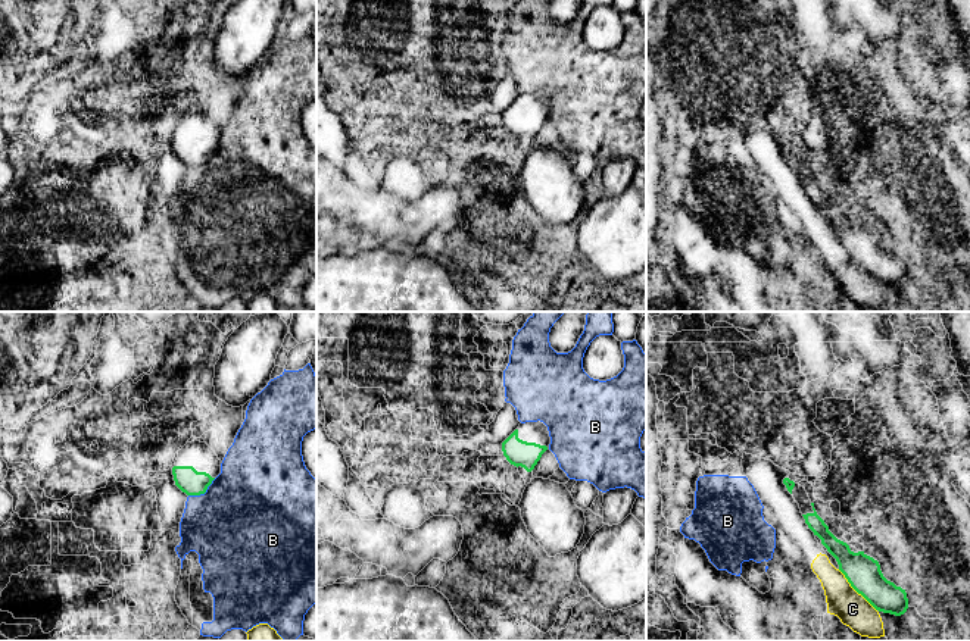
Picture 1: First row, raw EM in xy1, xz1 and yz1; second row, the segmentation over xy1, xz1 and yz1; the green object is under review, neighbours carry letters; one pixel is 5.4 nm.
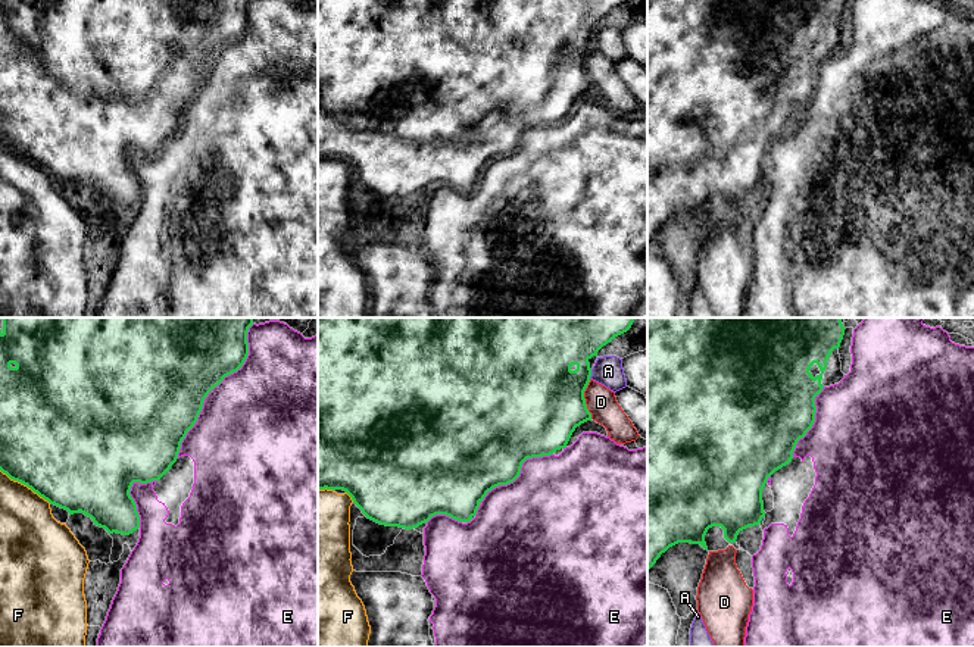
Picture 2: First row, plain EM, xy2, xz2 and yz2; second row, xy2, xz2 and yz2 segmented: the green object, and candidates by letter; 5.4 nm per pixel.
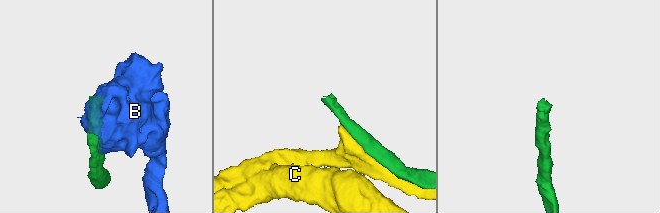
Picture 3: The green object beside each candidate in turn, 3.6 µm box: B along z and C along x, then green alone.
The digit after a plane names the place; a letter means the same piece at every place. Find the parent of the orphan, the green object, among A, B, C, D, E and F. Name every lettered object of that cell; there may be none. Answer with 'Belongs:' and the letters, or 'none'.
Belongs: none

